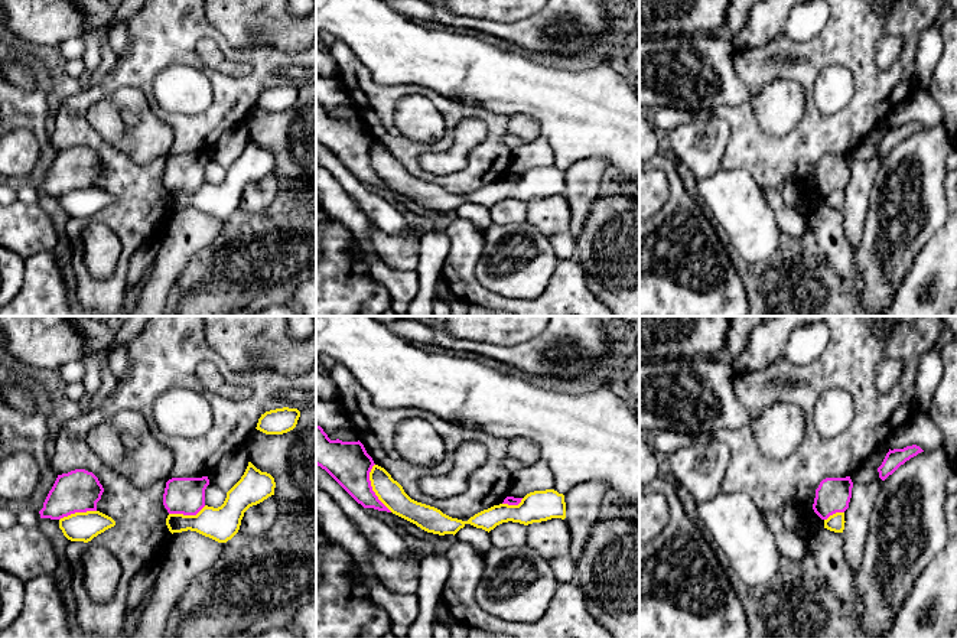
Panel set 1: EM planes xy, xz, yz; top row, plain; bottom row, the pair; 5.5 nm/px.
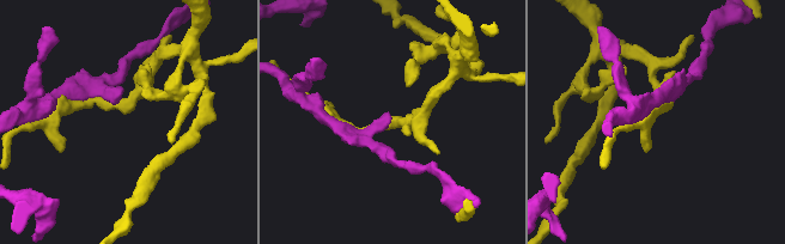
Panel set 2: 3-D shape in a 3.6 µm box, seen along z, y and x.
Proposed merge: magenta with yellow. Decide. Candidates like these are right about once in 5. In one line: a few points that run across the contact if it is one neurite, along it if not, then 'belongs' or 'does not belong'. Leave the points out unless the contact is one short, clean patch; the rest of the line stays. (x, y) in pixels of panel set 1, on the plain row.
does not belong

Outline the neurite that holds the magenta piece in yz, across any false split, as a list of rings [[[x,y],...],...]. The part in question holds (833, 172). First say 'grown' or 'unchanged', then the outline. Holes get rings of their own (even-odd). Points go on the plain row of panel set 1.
unchanged; [[[850,153],[823,156],[816,166],[816,175],[813,180],[814,189],[821,196],[827,196],[836,189],[844,189],[849,185],[852,165],[853,159]]]

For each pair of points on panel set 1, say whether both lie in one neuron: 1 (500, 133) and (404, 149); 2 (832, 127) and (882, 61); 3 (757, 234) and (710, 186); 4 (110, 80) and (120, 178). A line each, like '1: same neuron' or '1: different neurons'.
1: same neuron
2: different neurons
3: same neuron
4: same neuron

